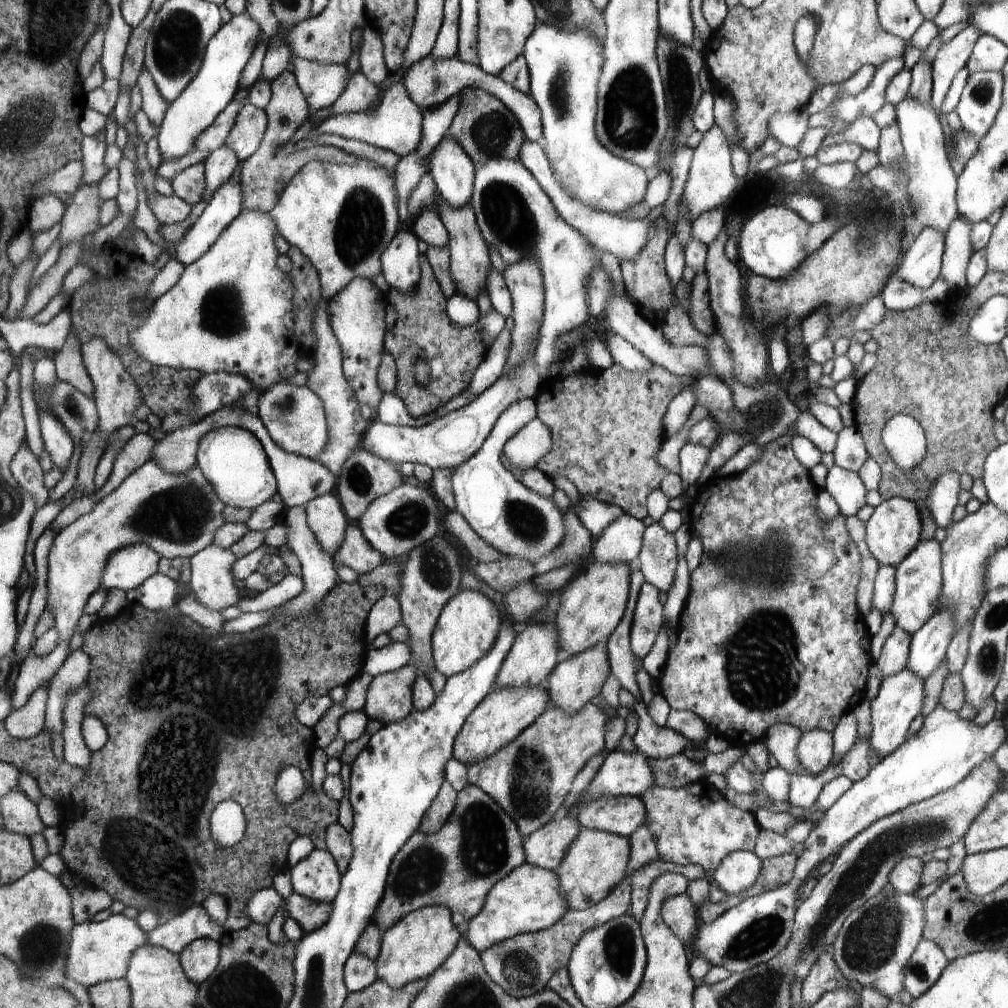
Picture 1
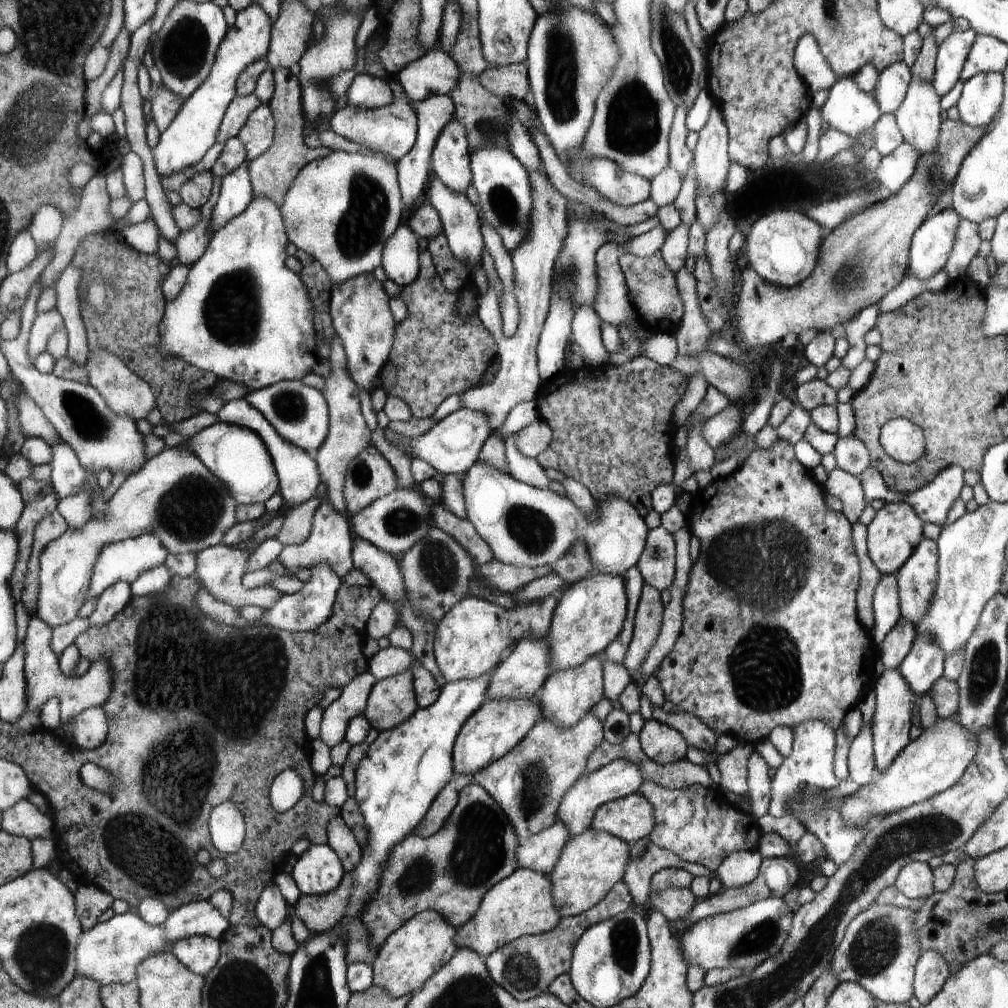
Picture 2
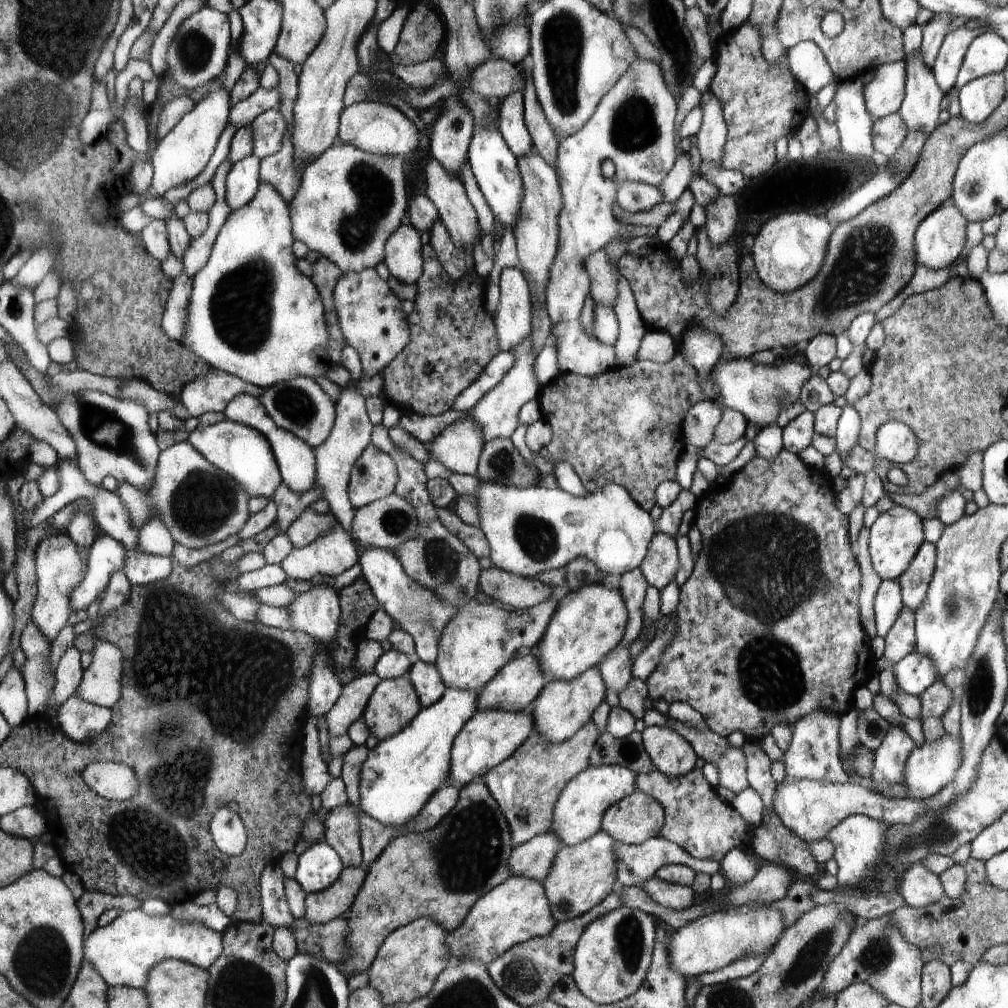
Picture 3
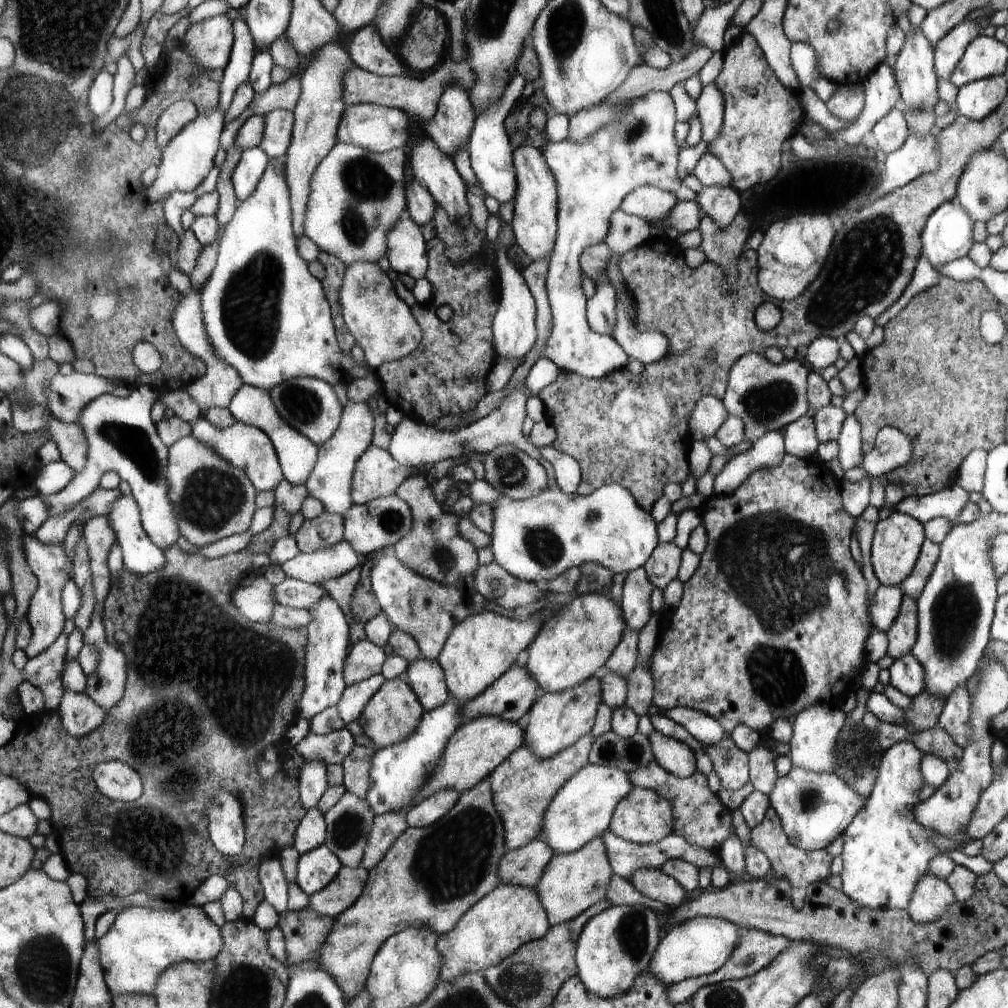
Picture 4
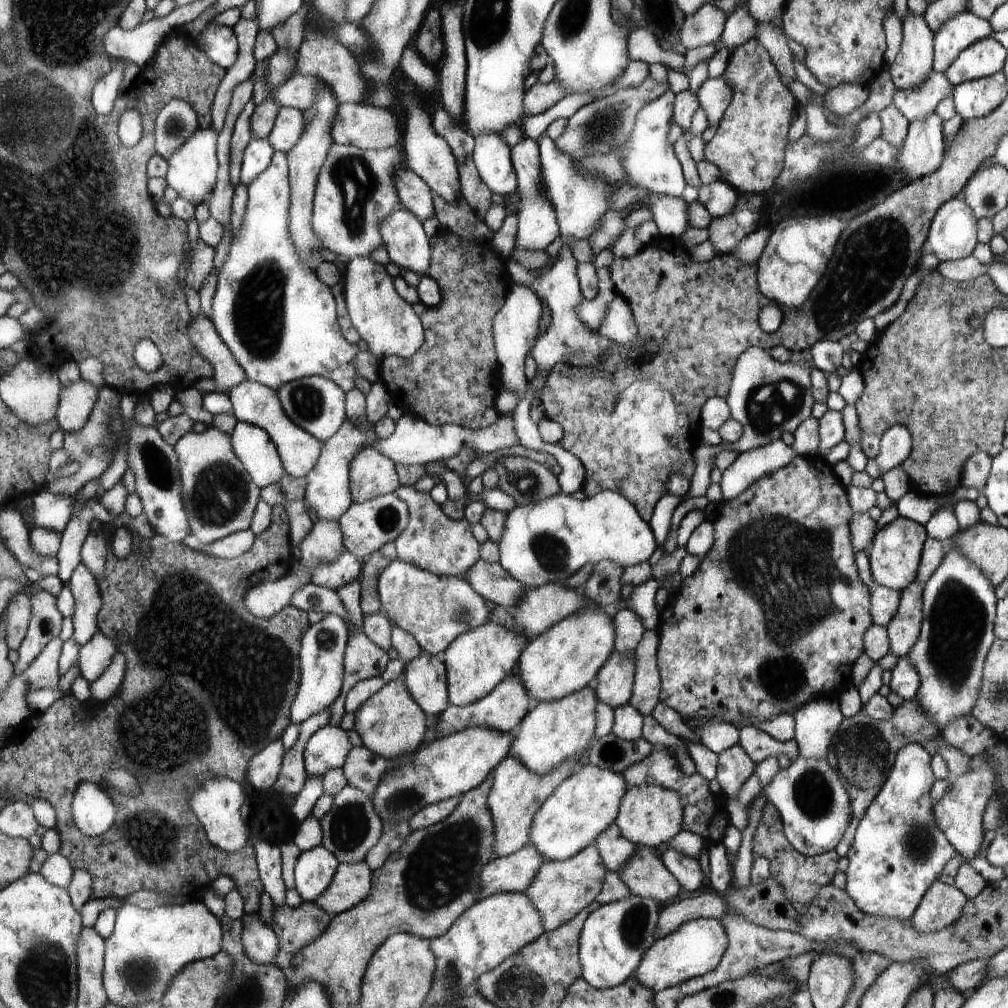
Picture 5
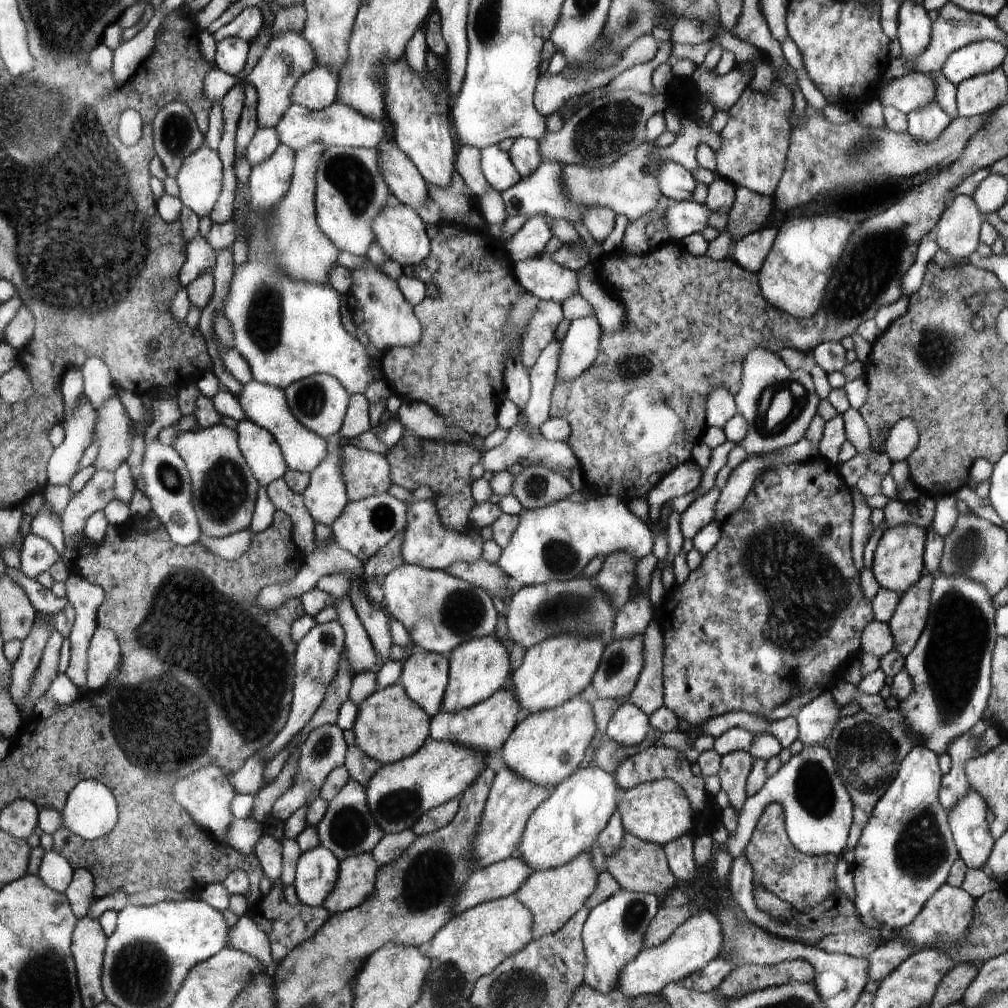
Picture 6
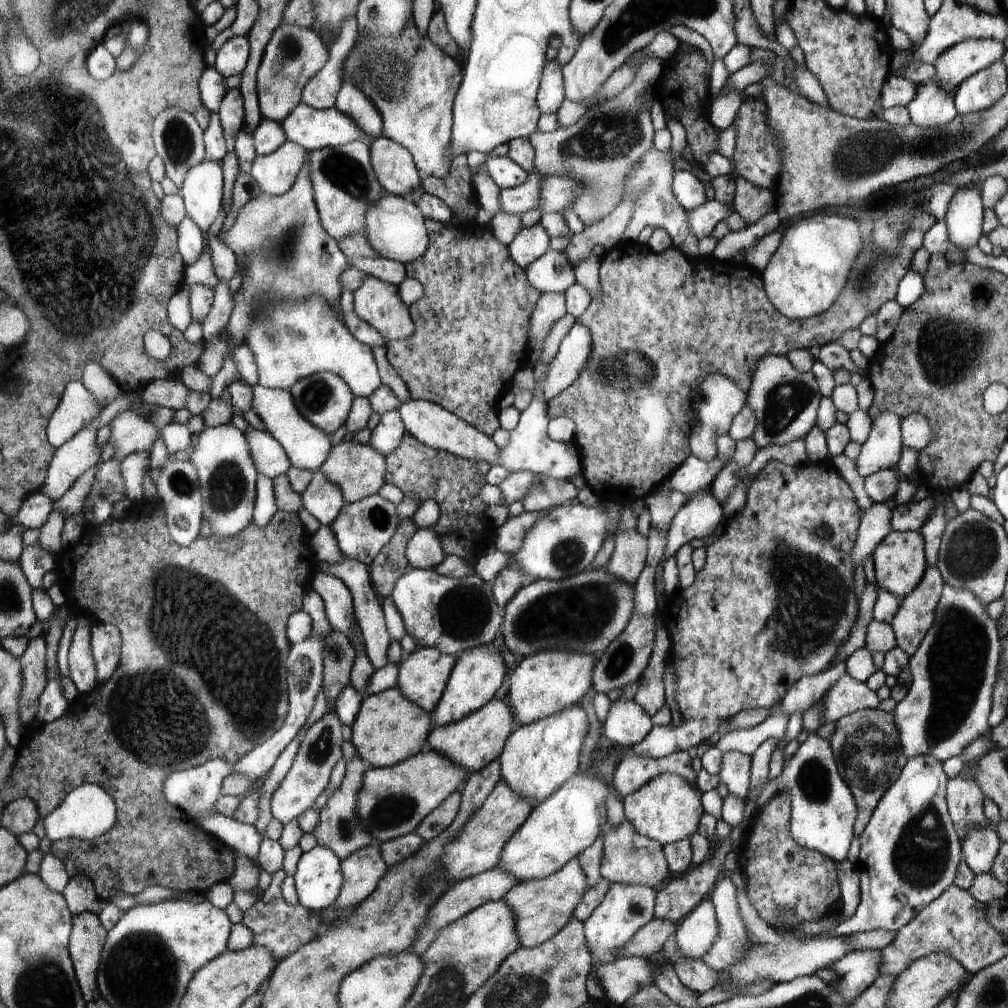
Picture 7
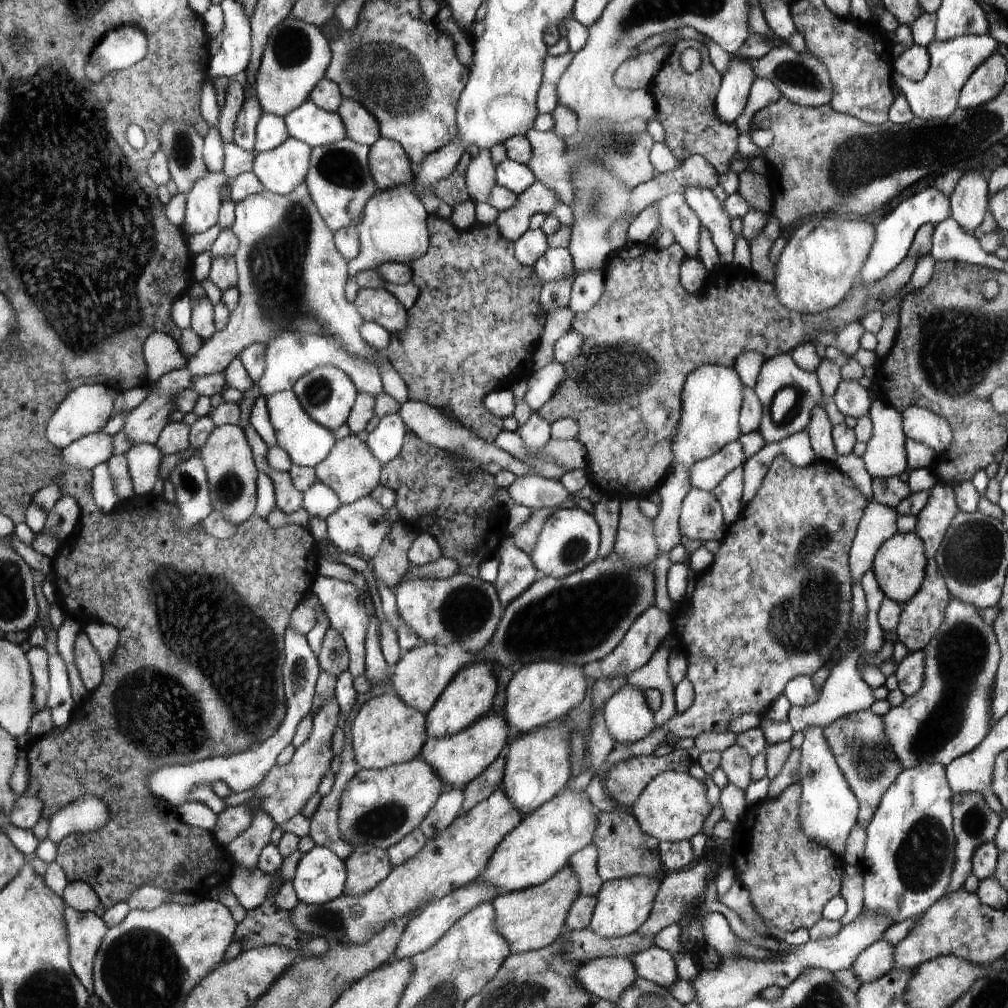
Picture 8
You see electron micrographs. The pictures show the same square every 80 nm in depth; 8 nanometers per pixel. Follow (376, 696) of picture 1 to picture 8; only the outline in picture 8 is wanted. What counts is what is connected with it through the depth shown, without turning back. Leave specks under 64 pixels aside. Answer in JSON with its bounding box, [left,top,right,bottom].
[351,691,428,770]

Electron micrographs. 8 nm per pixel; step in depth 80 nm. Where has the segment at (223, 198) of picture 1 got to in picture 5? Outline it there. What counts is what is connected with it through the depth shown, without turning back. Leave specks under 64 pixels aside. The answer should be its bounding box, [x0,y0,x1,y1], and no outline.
[242,137,274,186]

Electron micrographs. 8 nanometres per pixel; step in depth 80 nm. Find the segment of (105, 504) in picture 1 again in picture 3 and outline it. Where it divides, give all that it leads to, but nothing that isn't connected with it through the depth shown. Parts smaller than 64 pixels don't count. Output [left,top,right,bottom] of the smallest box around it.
[33,438,251,646]

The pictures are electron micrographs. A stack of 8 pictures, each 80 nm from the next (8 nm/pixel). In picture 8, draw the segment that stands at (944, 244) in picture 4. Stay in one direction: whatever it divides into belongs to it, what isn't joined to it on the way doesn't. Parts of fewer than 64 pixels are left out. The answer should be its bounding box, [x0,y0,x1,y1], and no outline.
[949,171,990,233]

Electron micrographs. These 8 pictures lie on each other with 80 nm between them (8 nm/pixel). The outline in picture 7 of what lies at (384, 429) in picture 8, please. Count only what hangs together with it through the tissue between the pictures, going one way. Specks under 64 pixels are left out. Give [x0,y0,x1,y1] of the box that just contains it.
[368,410,403,458]

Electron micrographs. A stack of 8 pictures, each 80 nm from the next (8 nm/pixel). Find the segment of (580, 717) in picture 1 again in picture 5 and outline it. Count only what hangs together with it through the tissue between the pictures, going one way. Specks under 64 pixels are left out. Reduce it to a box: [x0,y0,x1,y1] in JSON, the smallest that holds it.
[489,755,580,858]

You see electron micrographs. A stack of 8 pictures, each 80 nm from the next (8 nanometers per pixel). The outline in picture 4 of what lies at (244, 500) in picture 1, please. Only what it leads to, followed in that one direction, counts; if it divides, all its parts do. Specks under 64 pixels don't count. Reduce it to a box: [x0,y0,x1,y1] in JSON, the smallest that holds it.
[193,417,285,492]

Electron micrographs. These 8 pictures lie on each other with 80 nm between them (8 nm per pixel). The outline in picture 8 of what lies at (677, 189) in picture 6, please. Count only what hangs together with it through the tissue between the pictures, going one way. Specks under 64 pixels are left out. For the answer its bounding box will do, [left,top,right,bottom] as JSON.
[682,187,737,267]

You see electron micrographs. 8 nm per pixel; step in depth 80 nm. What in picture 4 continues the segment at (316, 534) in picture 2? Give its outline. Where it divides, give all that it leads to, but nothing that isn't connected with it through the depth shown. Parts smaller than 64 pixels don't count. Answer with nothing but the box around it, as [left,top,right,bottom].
[281,538,361,585]

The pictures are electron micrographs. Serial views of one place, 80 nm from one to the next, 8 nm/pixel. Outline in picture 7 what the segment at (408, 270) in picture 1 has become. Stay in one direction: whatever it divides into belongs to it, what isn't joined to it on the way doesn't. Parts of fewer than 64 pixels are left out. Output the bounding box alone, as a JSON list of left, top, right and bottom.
[366,193,429,265]

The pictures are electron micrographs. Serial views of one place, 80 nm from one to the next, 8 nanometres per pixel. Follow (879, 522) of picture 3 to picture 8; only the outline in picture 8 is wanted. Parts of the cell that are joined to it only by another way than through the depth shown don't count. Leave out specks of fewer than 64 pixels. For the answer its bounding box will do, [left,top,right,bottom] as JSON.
[871,532,928,605]

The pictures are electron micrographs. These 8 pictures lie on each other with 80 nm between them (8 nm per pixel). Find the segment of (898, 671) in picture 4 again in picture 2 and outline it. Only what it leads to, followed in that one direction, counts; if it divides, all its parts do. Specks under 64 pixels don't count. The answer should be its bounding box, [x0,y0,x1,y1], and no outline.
[897,633,945,697]

